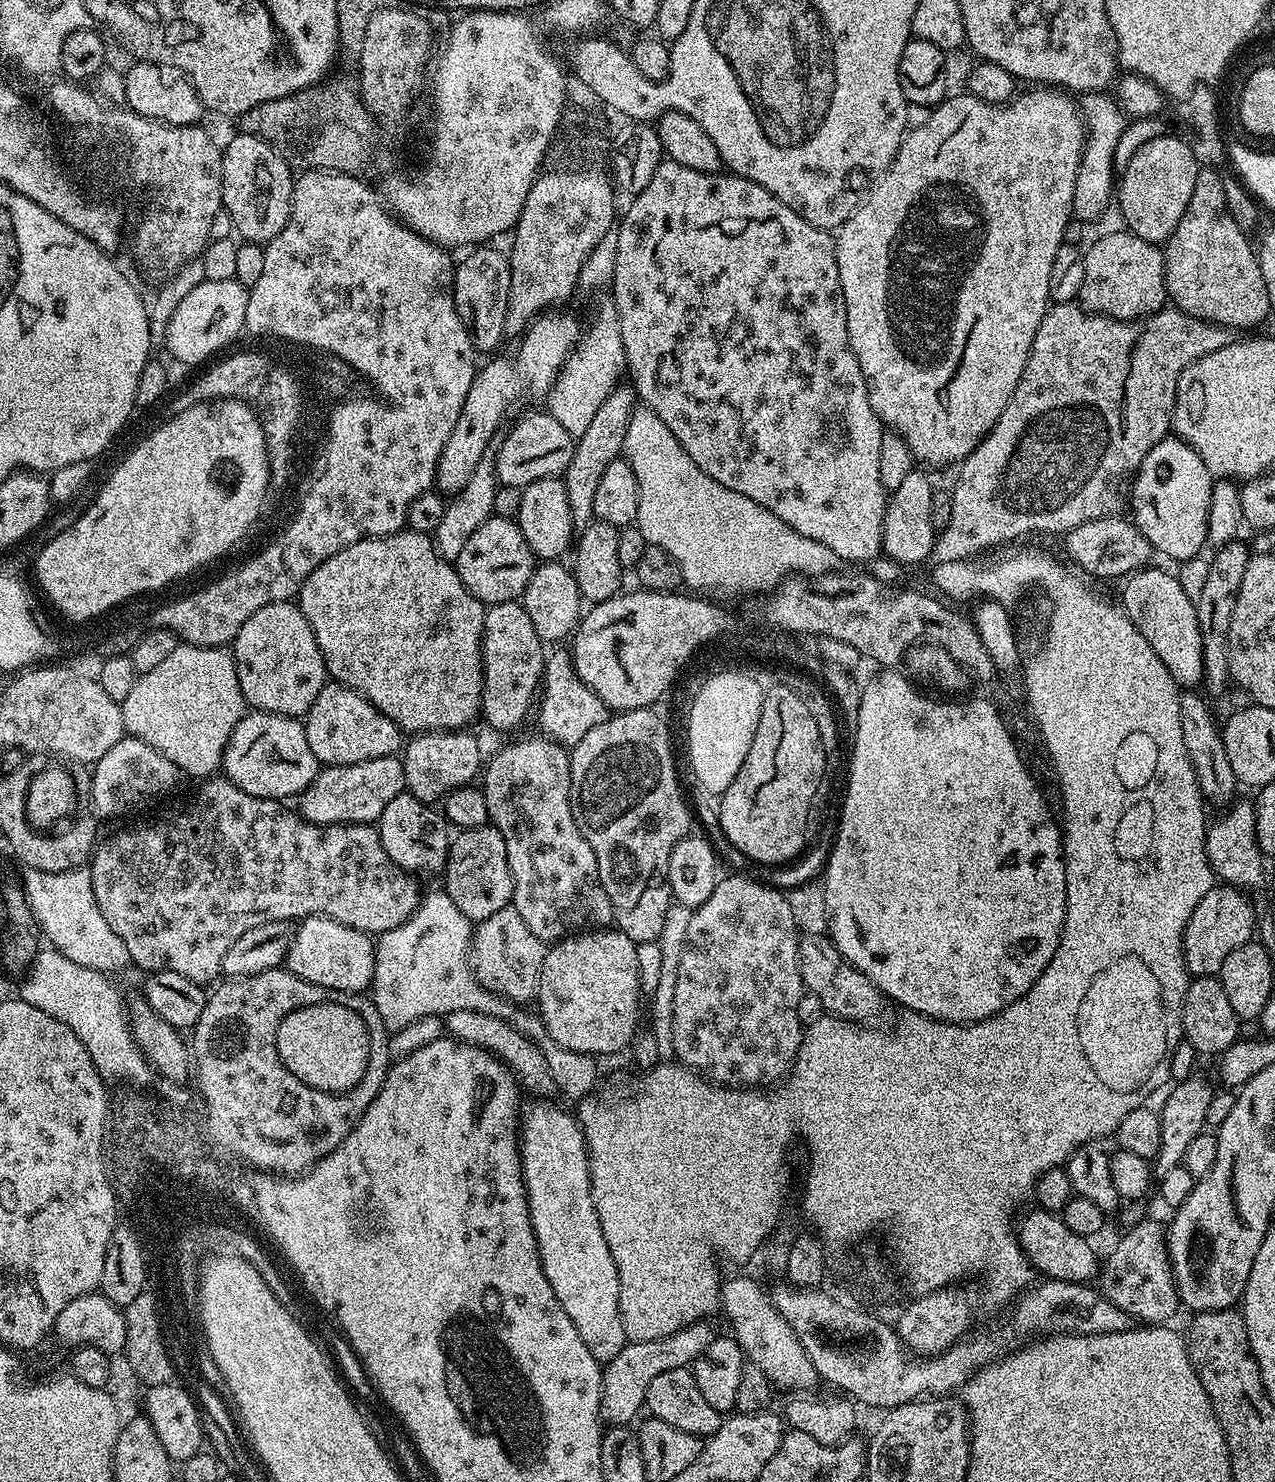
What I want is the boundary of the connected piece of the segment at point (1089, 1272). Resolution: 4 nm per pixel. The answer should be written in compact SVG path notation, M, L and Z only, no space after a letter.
M1039 1206L1033 1209L1033 1212L1026 1213L1024 1217L1021 1215L1018 1220L1020 1249L1027 1254L1033 1269L1041 1277L1050 1280L1074 1282L1075 1284L1089 1283L1098 1272L1096 1252L1092 1249L1093 1241L1087 1236L1074 1234L1057 1213L1045 1212Z

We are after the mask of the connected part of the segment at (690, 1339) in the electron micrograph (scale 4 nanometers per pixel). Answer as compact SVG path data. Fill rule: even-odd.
M707 1319L693 1320L682 1330L662 1338L634 1340L625 1344L614 1358L610 1358L600 1373L600 1418L612 1426L628 1426L641 1415L645 1407L646 1390L650 1390L650 1382L658 1378L658 1374L666 1374L666 1370L688 1368L717 1338L717 1329L708 1325Z

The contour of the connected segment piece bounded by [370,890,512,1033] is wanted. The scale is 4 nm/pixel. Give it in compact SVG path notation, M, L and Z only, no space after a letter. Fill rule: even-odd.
M437 890L429 896L427 893L421 899L414 914L410 914L406 922L381 932L375 937L376 957L374 958L374 978L370 989L370 999L389 1033L410 1026L410 1022L420 1016L440 1016L442 1012L440 1000L456 1000L454 1008L458 1010L472 1010L479 1014L504 1019L504 1012L508 1012L508 1005L512 1001L505 1000L497 992L486 990L472 973L472 967L468 961L468 948L472 944L473 927L473 921L468 920L466 914L462 914L462 910L454 906L454 902L450 902L448 893Z

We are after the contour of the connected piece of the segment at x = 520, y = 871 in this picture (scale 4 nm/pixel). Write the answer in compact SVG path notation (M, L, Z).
M547 738L539 739L520 740L517 744L508 744L489 764L487 761L486 767L482 772L482 781L484 780L482 791L486 798L486 810L488 811L491 827L498 829L506 842L506 854L510 862L510 874L512 875L511 907L516 908L518 914L522 914L522 922L526 922L526 926L530 926L530 930L539 940L555 942L564 939L569 934L579 933L581 930L607 929L613 923L613 919L610 898L598 878L598 862L594 858L594 850L590 850L590 842L586 842L582 830L578 830L576 819L572 813L572 779L570 778L570 762L572 757L569 749L562 747L560 744L555 744L553 740Z

